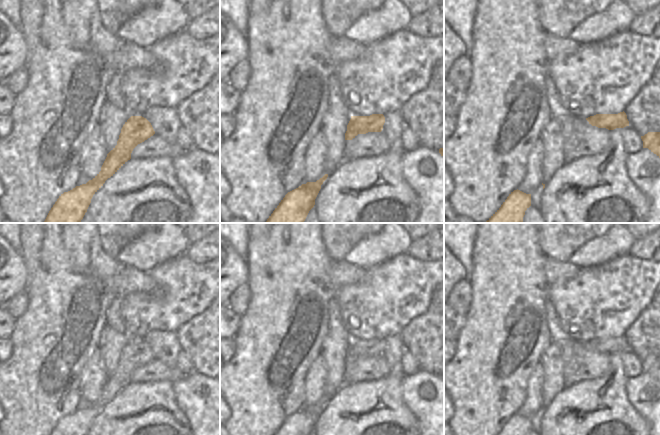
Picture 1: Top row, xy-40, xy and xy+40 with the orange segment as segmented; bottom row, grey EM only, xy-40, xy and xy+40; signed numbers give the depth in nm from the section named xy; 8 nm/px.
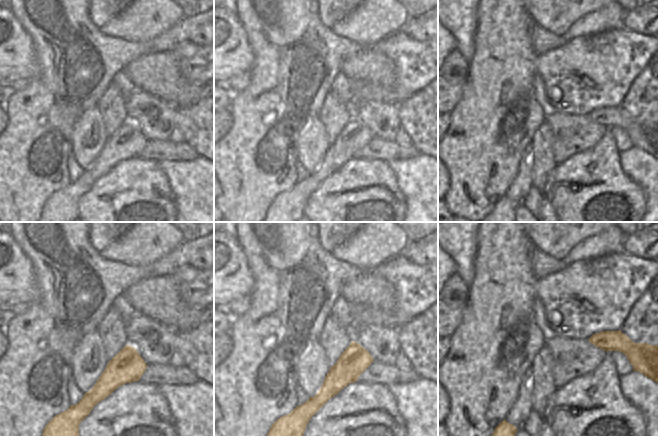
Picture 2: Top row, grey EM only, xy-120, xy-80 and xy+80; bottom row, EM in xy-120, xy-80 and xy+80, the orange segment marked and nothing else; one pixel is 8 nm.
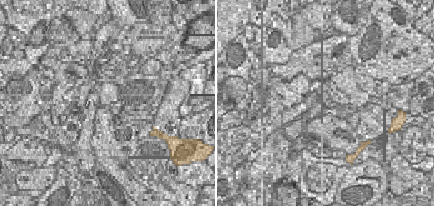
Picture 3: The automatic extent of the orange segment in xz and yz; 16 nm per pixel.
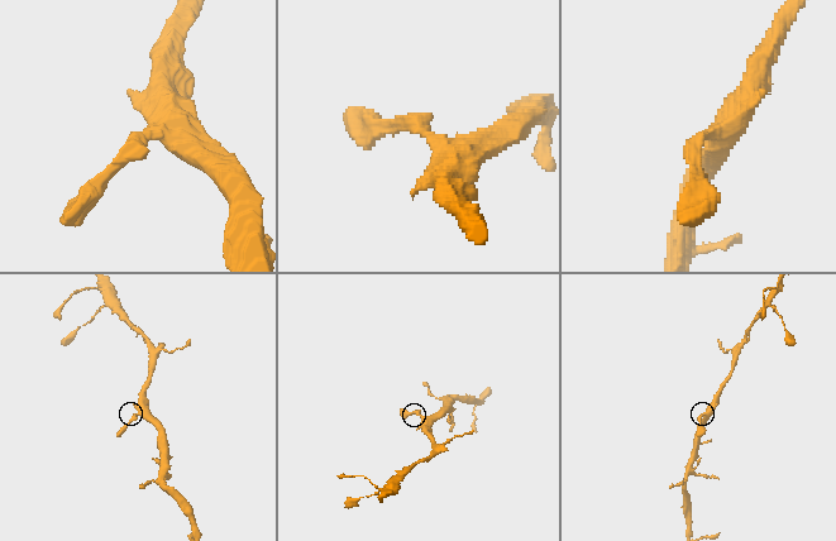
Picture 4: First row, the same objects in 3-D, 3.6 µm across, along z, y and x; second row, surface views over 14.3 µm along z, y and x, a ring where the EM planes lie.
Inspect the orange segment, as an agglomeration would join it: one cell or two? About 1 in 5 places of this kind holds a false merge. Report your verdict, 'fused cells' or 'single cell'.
single cell

